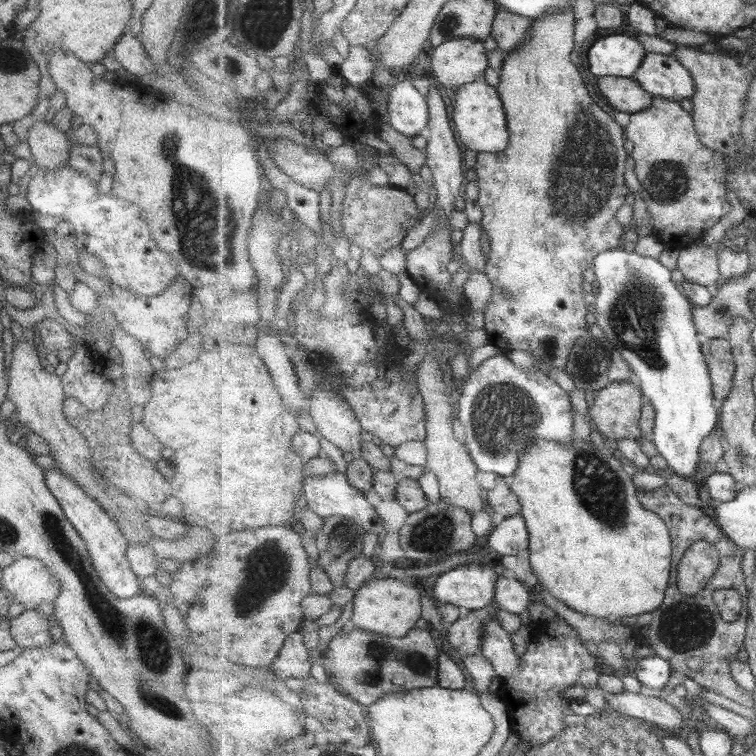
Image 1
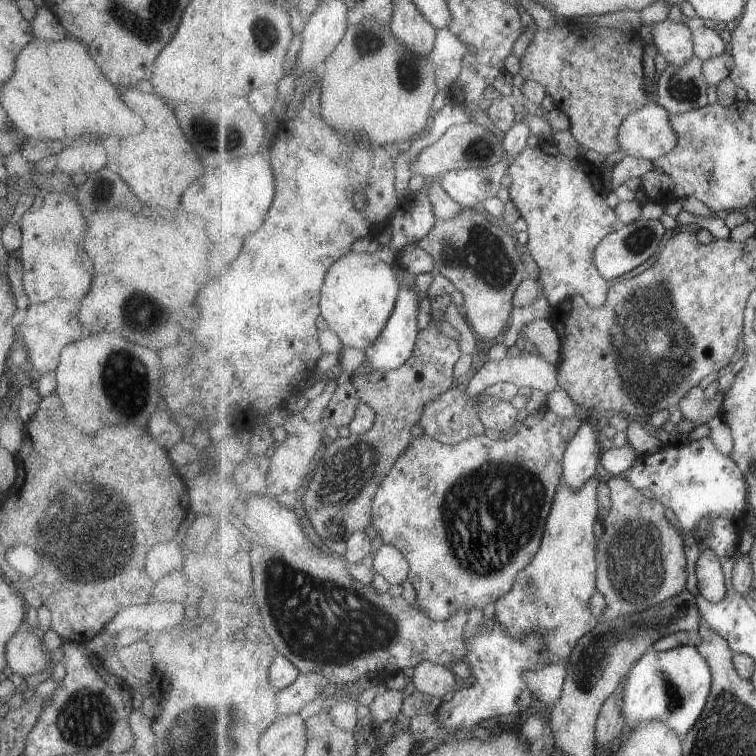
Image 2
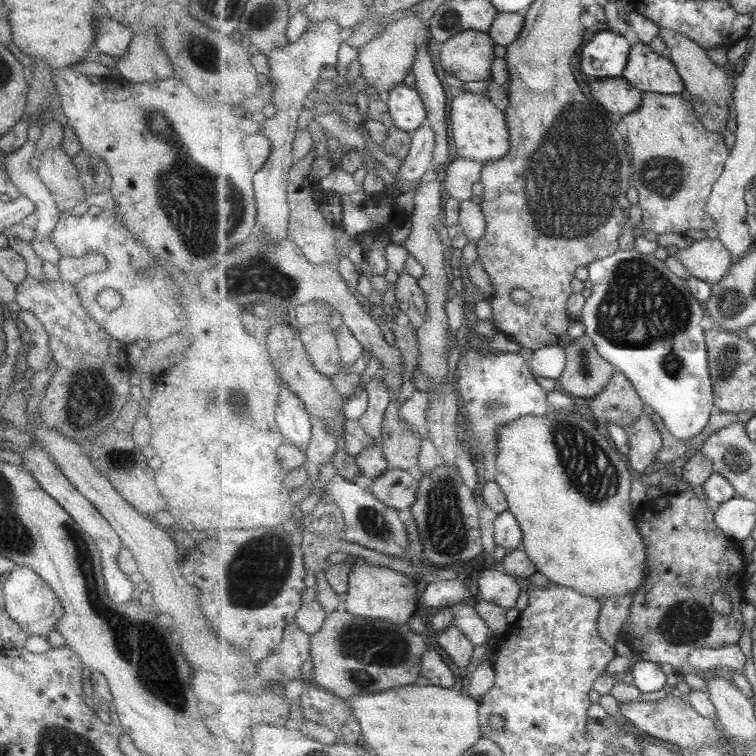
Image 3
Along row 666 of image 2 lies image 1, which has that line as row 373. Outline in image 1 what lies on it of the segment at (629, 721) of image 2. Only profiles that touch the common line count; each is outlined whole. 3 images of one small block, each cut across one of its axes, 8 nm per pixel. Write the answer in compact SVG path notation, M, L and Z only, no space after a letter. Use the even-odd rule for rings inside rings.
M619 248L602 252L595 257L591 269L596 275L599 292L596 296L595 303L597 314L592 317L592 320L599 329L605 333L605 339L613 344L613 347L623 352L623 357L625 361L627 361L627 365L633 369L633 373L639 381L641 381L640 387L642 388L645 400L652 402L651 406L654 406L656 412L656 427L652 439L653 446L658 450L658 454L667 461L667 464L673 472L697 480L699 472L697 465L702 460L701 451L703 442L719 427L720 413L717 412L717 408L715 408L716 396L714 394L711 374L709 374L709 366L703 354L701 342L699 342L699 338L697 338L699 332L697 332L697 324L695 324L695 320L693 320L693 307L695 304L688 300L688 296L685 294L682 286L675 282L672 277L672 270L663 266L658 259L650 256L641 256L641 254L635 250L626 252L623 248Z

